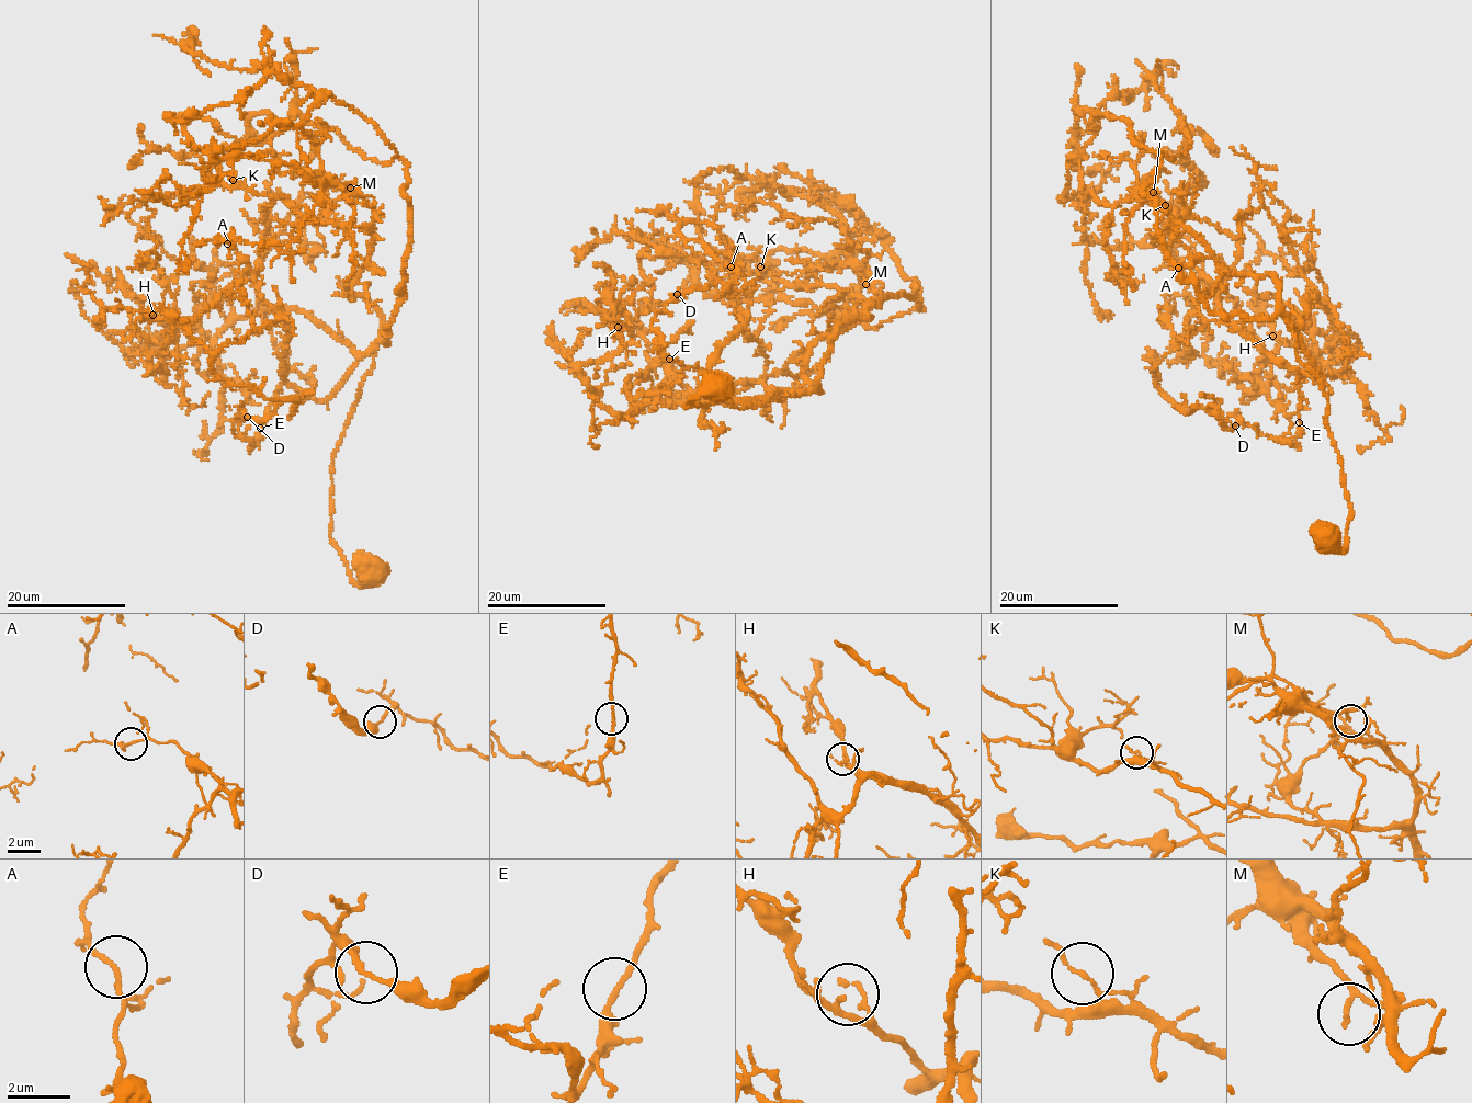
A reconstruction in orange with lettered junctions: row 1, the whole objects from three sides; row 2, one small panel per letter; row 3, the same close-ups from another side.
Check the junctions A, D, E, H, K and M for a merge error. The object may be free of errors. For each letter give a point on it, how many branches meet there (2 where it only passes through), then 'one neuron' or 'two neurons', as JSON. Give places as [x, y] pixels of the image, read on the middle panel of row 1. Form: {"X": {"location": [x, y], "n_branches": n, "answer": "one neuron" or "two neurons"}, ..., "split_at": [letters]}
{"A": {"location": [731, 266], "n_branches": 2, "answer": "one neuron"}, "D": {"location": [677, 294], "n_branches": 2, "answer": "two neurons"}, "E": {"location": [669, 359], "n_branches": 2, "answer": "one neuron"}, "H": {"location": [618, 327], "n_branches": 2, "answer": "one neuron"}, "K": {"location": [760, 266], "n_branches": 2, "answer": "one neuron"}, "M": {"location": [865, 284], "n_branches": 2, "answer": "one neuron"}, "split_at": ["D"]}

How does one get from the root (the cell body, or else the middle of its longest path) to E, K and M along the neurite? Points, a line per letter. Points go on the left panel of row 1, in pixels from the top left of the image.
E: (375, 567), (357, 584), (330, 537), (333, 451), (374, 355), (363, 354), (326, 399), (283, 384), (260, 428)
K: (375, 567), (357, 584), (330, 537), (333, 451), (381, 329), (346, 291), (370, 228), (233, 180)
M: (375, 567), (357, 584), (330, 537), (381, 329), (346, 291), (373, 238), (333, 180), (350, 188)

